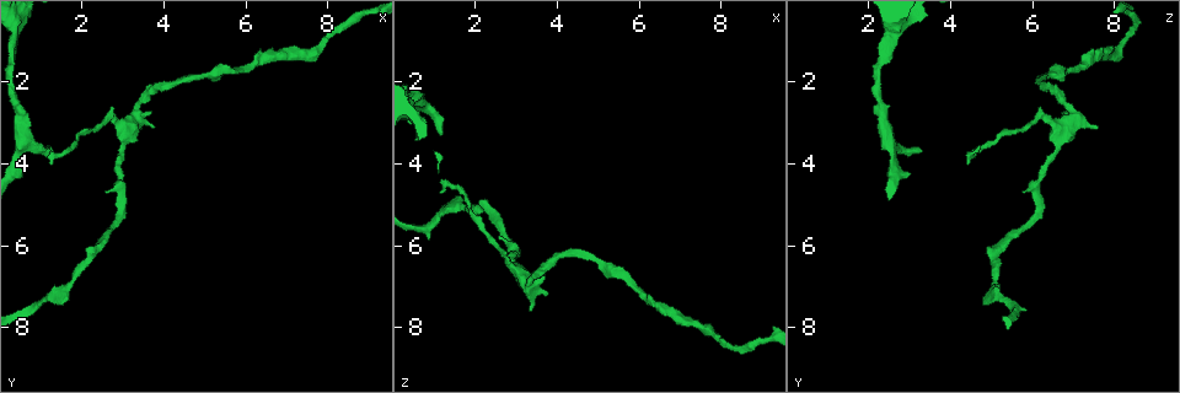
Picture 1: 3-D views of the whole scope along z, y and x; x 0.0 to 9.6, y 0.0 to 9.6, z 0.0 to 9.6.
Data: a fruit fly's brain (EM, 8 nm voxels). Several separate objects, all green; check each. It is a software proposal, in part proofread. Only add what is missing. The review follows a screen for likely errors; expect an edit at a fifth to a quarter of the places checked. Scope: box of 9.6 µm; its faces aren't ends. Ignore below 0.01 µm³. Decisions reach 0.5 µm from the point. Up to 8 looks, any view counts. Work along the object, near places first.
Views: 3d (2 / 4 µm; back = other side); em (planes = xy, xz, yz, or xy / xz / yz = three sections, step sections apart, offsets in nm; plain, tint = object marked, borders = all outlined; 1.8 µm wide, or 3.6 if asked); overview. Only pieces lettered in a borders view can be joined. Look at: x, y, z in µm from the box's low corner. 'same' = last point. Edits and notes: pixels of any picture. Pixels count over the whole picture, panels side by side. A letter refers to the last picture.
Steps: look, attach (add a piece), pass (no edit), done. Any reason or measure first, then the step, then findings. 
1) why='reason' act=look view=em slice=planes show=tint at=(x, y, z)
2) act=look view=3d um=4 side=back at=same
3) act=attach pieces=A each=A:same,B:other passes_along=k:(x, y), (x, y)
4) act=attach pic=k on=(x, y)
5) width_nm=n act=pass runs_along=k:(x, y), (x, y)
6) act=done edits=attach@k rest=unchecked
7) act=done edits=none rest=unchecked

why='free end' act=look view=3d um=4 at=(1.20, 3.65, 3.20)

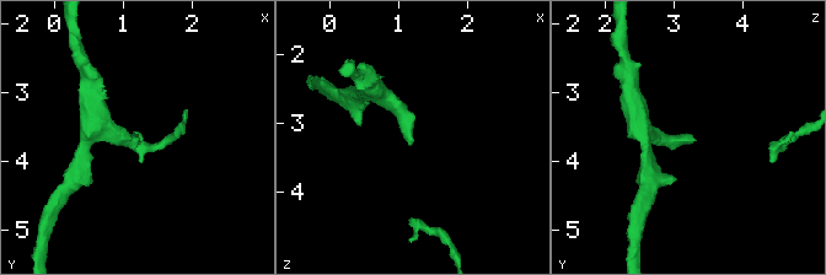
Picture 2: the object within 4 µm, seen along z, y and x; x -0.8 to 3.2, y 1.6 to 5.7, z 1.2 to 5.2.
act=look view=em slice=xz step=8 show=tint at=(1.20, 3.65, 3.25)

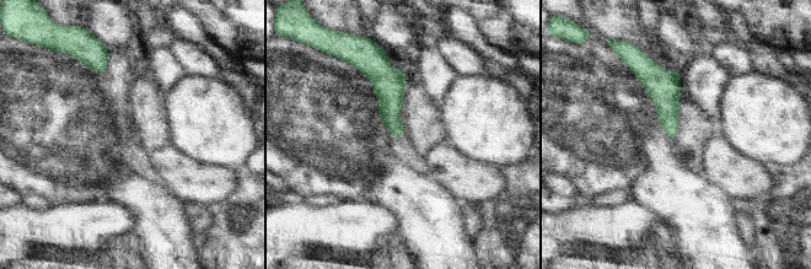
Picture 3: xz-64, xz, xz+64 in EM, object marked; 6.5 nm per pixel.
act=look view=em slice=planes show=borders at=same

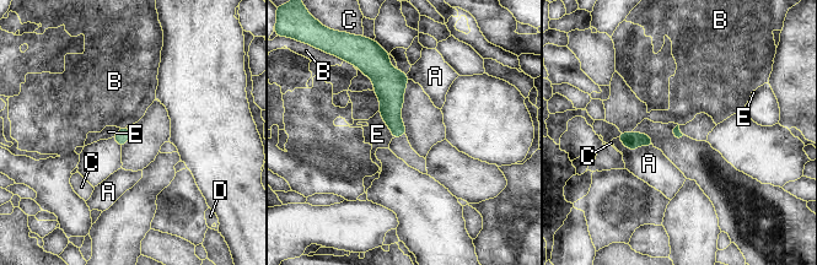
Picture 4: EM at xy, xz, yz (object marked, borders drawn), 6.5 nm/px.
act=pass each=A:other,B:other,C:other,D:other,E:other border=4:(632, 130), (621, 133) found='none of them fits'

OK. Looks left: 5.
why='an open end' act=look view=em slice=planes show=borders at=(3.35, 3.10, 7.65)

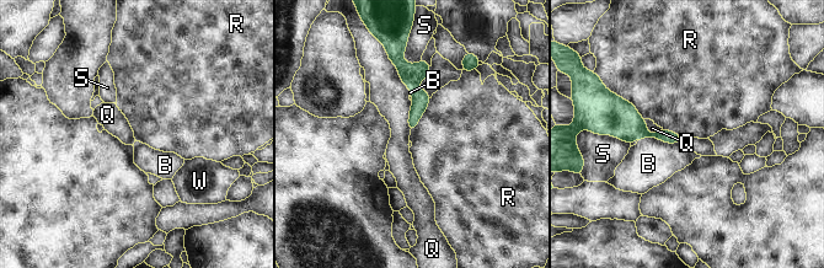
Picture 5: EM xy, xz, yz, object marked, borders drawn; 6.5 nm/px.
act=pass each=B:other,Q:other,R:other,S:other,W:other border=5:(431, 98), (418, 124), (411, 130) found='none of them fits'

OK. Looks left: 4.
act=look view=em slice=yz step=4 show=tint at=(1.55, 7.10, 5.10)

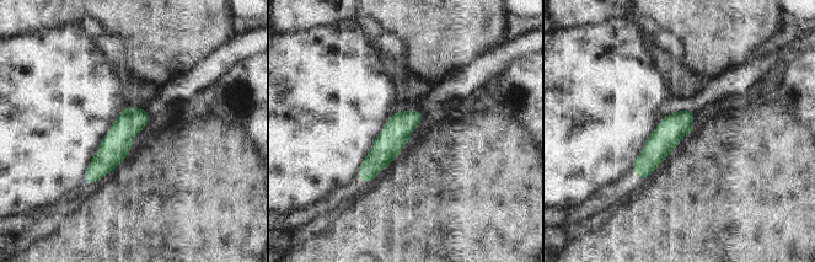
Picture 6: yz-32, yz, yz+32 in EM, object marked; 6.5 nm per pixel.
act=look view=em slice=planes show=borders at=same

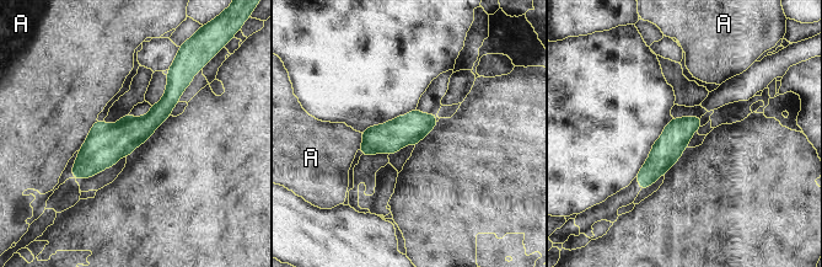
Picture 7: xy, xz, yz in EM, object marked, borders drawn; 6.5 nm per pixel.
longest_contact=A:240nm act=pass each=A:other runs_along=7:(172, 74), (171, 99), (76, 175) found='none of them fits'

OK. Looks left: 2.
act=done edits=none rest=unchecked

